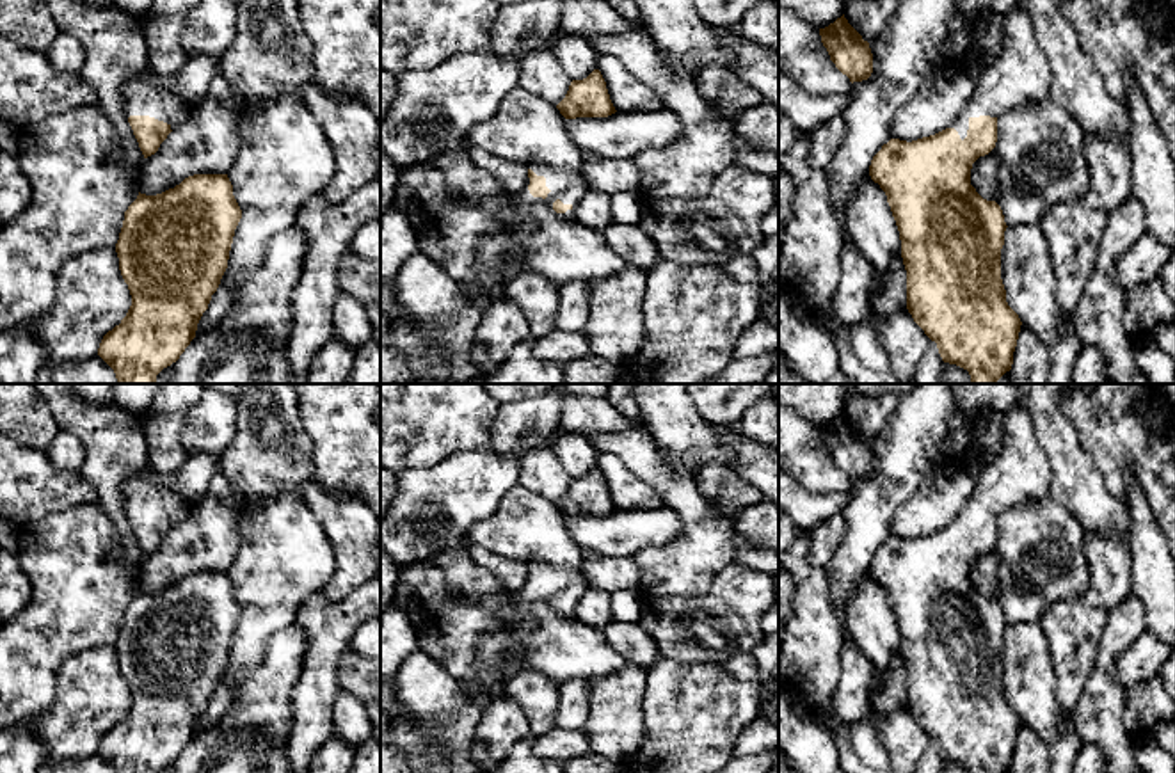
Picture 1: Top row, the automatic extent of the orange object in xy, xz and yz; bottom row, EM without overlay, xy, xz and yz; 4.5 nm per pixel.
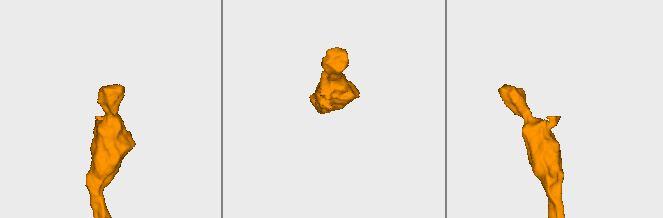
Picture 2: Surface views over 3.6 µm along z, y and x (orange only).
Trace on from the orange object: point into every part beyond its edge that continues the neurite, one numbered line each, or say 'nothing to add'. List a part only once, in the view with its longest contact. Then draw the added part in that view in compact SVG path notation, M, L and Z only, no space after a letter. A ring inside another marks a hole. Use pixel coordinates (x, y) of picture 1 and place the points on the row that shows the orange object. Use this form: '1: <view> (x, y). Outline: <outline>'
1: xz (567, 187). Outline: M532 163L528 165L537 176L546 178L546 187L551 190L546 199L542 197L533 197L528 190L530 178L526 187L516 194L517 204L519 206L533 206L533 204L542 204L548 206L551 211L553 203L560 199L564 204L571 204L572 208L567 210L565 213L560 213L565 219L574 220L576 219L576 210L578 210L578 199L587 192L585 181L581 178L581 172L564 172L556 171L553 167L548 167L544 163Z

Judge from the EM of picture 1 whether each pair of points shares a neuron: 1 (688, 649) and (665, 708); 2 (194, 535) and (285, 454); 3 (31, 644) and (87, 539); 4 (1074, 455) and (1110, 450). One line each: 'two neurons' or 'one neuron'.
1: two neurons
2: two neurons
3: one neuron
4: two neurons

